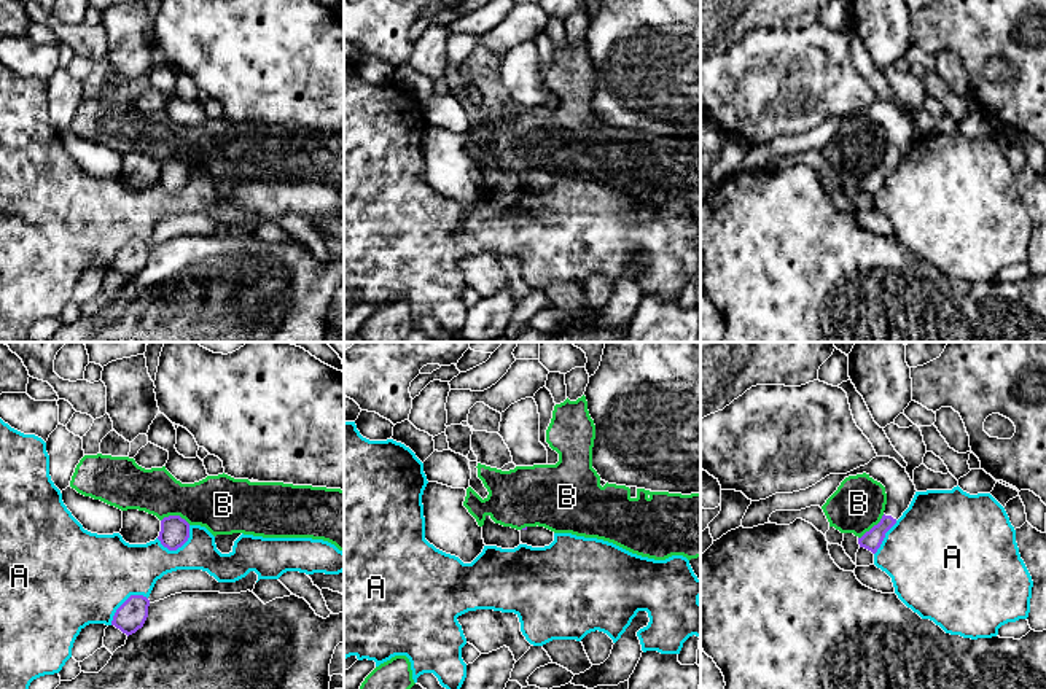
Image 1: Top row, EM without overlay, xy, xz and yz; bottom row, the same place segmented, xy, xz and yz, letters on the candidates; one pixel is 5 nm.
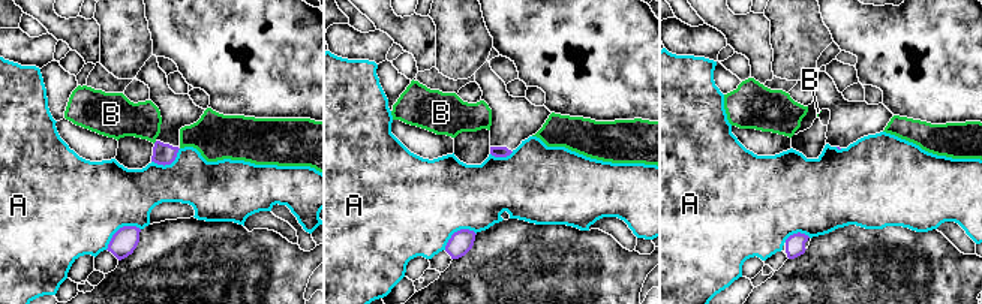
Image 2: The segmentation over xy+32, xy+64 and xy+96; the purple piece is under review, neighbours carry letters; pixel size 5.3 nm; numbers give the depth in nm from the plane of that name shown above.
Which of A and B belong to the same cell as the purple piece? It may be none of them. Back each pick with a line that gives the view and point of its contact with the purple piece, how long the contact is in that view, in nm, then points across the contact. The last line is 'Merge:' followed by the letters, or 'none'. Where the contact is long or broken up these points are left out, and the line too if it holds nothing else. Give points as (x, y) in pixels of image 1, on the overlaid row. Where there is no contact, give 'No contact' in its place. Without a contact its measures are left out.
Merge: none

